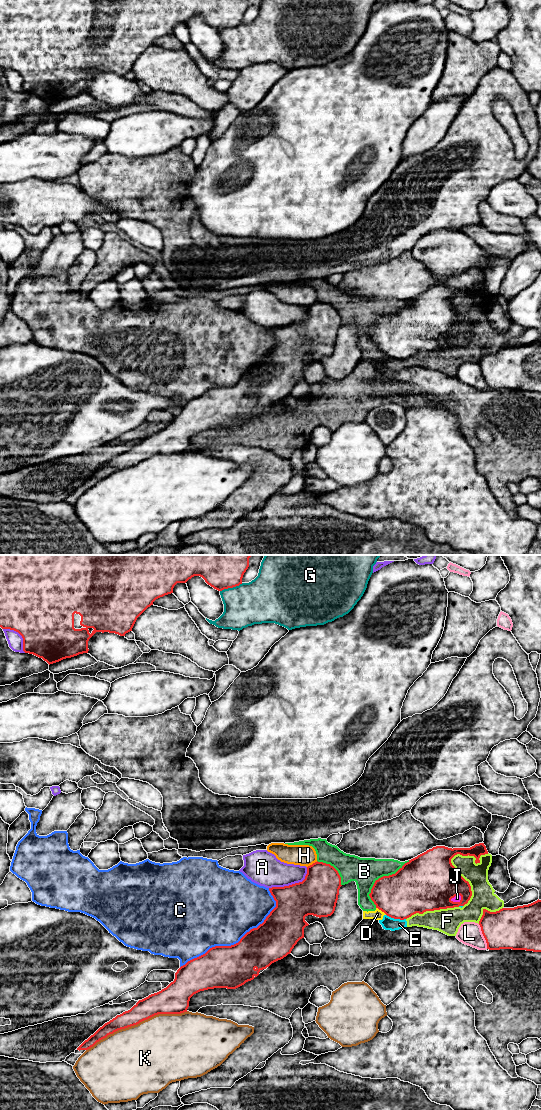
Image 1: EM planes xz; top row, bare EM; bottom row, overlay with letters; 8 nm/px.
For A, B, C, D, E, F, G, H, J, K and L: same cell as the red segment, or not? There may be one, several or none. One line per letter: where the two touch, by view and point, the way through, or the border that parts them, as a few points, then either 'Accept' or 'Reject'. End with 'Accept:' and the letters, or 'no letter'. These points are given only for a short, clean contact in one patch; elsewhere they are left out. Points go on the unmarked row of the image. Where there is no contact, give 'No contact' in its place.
A: Touches red at xz (292, 324). Reject
B: Touches red at xz (379, 318). Reject
C: Touches red at xz (239, 381). Reject
D: Touches red at xz (381, 350). Boundary: xz (376, 347), (386, 354). Reject
E: Touches red at xz (396, 358). Reject
F: Touches red at xz (450, 301). Reject
G: Touches red at xz (231, 27). Reject
H: Touches red at xz (313, 303). Reject
J: Touches red at xz (455, 335). Accept
K: Touches red at xz (136, 464). Reject
L: Touches red at xz (483, 375). Reject
Accept: J

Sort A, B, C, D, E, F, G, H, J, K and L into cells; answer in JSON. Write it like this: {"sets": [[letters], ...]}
{"sets": [["A"], ["B", "D", "E", "F"], ["C"], ["G"], ["H"], ["J"], ["K"], ["L"]]}

